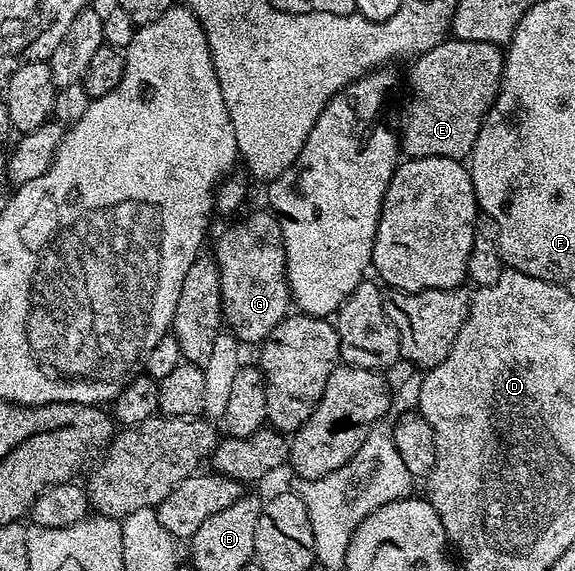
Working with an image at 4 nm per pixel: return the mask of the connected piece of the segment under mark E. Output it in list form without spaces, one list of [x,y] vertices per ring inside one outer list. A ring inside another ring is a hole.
[[[447,39],[441,41],[436,47],[432,47],[426,53],[420,53],[413,58],[410,69],[410,98],[406,101],[406,110],[402,113],[402,133],[400,129],[400,149],[407,158],[412,157],[447,157],[453,161],[462,161],[469,158],[476,143],[476,135],[480,135],[482,120],[486,113],[494,105],[494,100],[498,98],[498,91],[502,87],[502,72],[506,67],[506,59],[503,50],[492,43],[480,43],[479,41],[460,41],[457,39]]]

